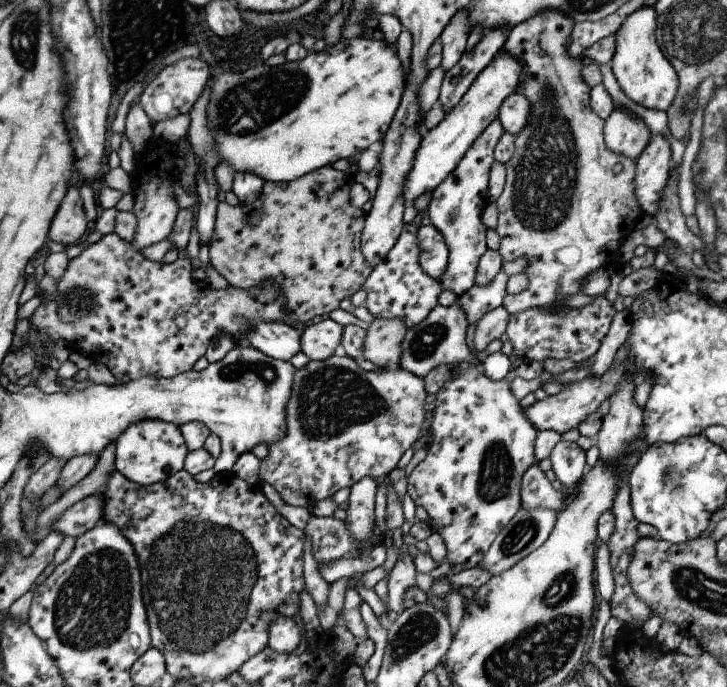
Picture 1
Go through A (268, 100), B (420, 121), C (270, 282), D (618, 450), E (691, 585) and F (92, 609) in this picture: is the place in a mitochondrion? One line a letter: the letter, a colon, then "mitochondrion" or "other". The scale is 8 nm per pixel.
A: mitochondrion
B: other
C: other
D: other
E: mitochondrion
F: mitochondrion

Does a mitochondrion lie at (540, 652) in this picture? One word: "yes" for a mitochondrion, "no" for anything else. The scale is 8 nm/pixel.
yes

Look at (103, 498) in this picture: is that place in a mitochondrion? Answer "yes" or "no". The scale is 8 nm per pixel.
no

